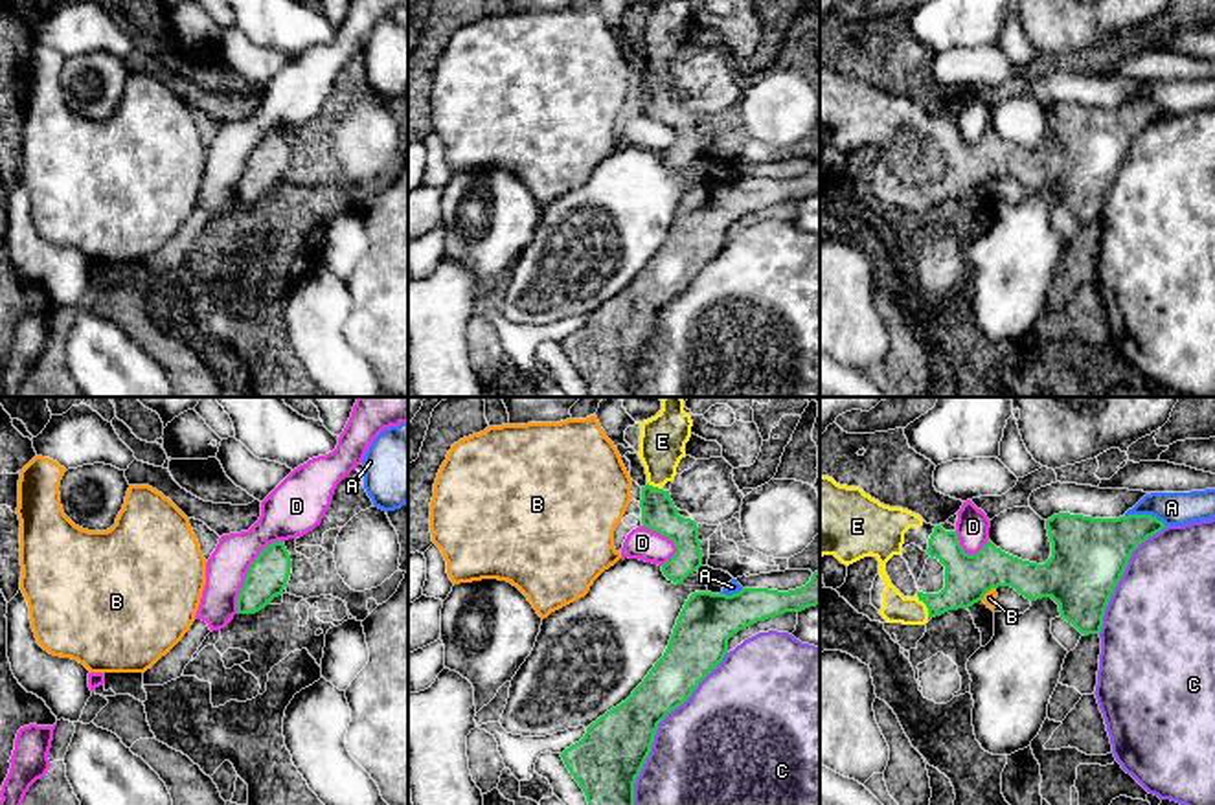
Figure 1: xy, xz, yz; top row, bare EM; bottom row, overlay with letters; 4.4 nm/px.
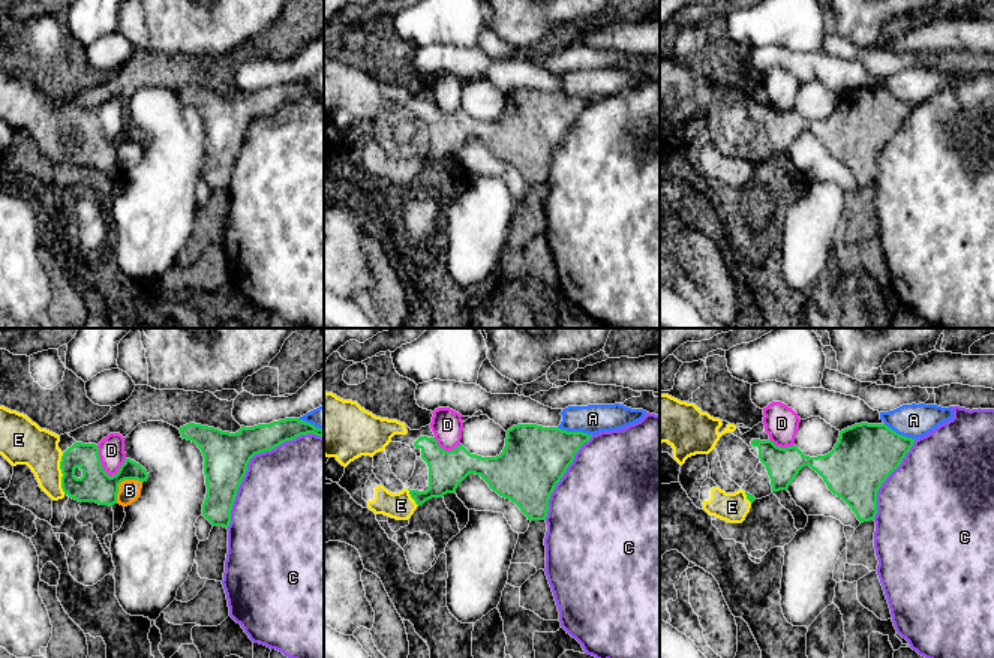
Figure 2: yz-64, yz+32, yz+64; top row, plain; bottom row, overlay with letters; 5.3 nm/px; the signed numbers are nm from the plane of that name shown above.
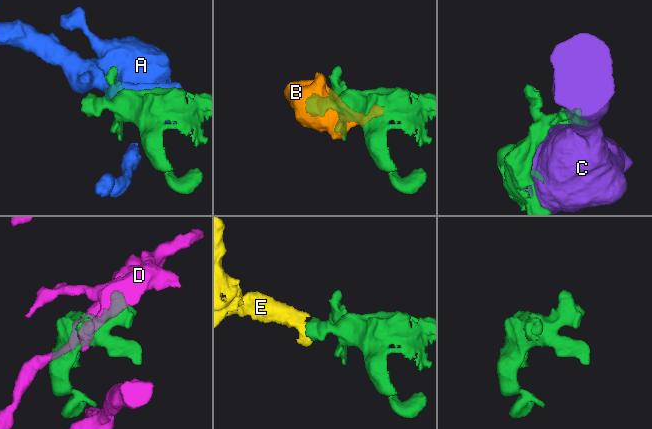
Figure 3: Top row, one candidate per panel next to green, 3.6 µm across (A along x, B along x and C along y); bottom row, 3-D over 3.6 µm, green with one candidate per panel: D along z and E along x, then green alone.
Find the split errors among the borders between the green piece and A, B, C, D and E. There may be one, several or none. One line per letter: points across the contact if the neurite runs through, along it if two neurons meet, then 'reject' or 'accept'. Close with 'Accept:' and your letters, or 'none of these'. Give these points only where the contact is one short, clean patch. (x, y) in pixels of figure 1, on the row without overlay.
A: reject
B: reject
C: reject
D: along xy (280, 127), (272, 129), (252, 151), (238, 186), (238, 201) | reject
E: across yz (967, 166), (943, 190), (925, 192), (918, 197), (896, 197) | accept
Accept: E

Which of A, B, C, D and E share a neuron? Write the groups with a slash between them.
A / B / C / D / E

